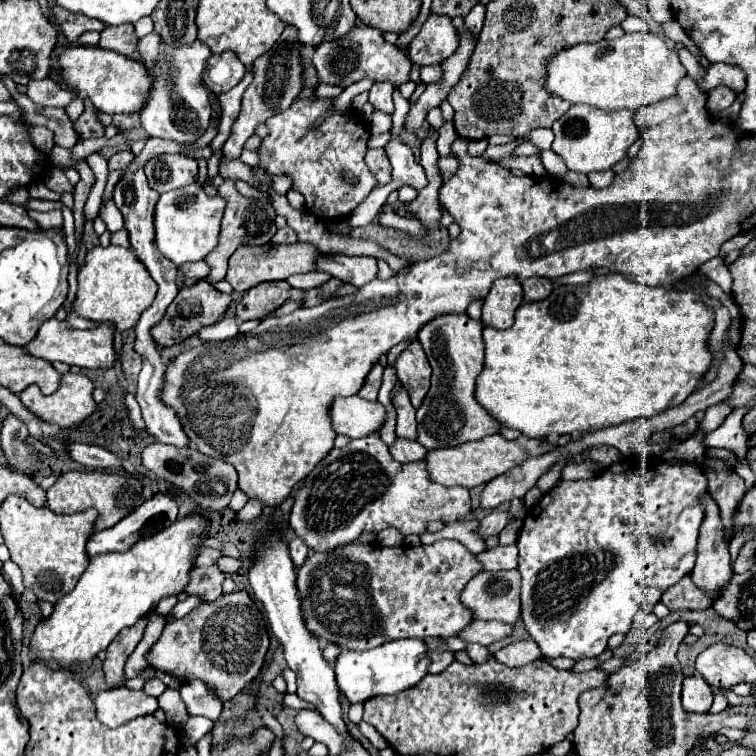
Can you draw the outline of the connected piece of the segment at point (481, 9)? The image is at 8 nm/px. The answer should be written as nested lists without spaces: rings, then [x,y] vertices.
[[[479,2],[479,4],[465,16],[465,24],[467,24],[467,28],[473,32],[473,36],[477,36],[477,34],[481,32],[483,20],[485,20],[485,4]]]

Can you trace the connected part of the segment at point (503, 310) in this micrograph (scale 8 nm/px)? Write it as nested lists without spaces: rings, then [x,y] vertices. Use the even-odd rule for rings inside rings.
[[[499,278],[489,296],[483,302],[481,324],[487,328],[509,328],[513,324],[515,310],[523,304],[523,290],[521,284],[511,278]]]

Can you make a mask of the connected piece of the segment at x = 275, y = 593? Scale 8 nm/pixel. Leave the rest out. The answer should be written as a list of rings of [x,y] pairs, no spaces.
[[[275,530],[275,532],[271,532],[269,540],[265,544],[261,544],[259,550],[257,550],[257,558],[255,558],[255,562],[249,570],[251,588],[257,596],[257,600],[261,600],[263,606],[265,606],[265,612],[267,612],[267,618],[271,622],[271,630],[273,630],[275,638],[285,648],[285,660],[287,660],[289,668],[297,674],[297,692],[301,690],[301,694],[307,696],[307,702],[313,702],[327,722],[331,722],[337,730],[347,734],[347,728],[341,720],[339,688],[337,688],[337,682],[335,682],[335,674],[333,674],[331,664],[323,658],[323,654],[319,650],[317,636],[313,636],[305,628],[295,578],[297,578],[297,574],[295,574],[293,562],[289,558],[289,550],[283,544],[281,532]]]

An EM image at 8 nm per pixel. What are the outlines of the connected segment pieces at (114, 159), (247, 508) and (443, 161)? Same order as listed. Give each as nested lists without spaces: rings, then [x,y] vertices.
[[[119,150],[117,154],[113,154],[113,156],[109,158],[109,170],[125,168],[131,160],[133,160],[133,152],[131,152],[131,150]]]
[[[249,500],[249,502],[243,506],[243,510],[237,514],[237,520],[243,522],[243,524],[249,524],[249,522],[253,522],[255,518],[259,518],[261,512],[263,512],[261,502],[259,502],[259,500]]]
[[[439,158],[439,170],[443,180],[449,180],[457,168],[459,168],[457,158]]]

